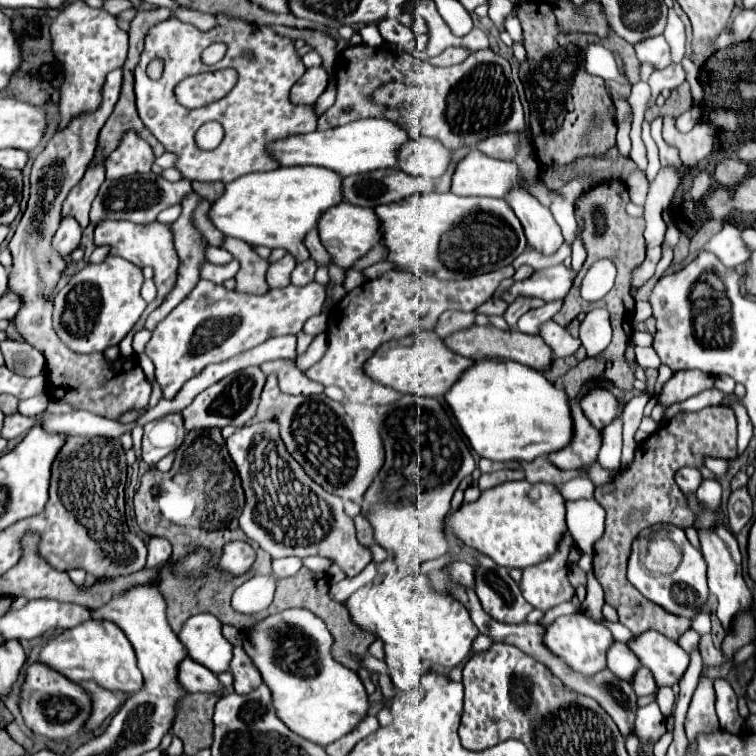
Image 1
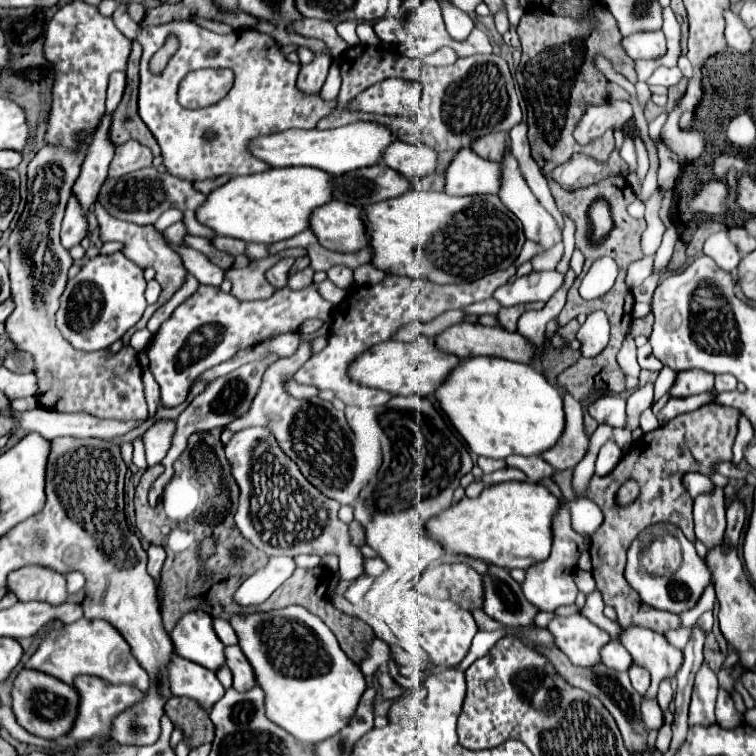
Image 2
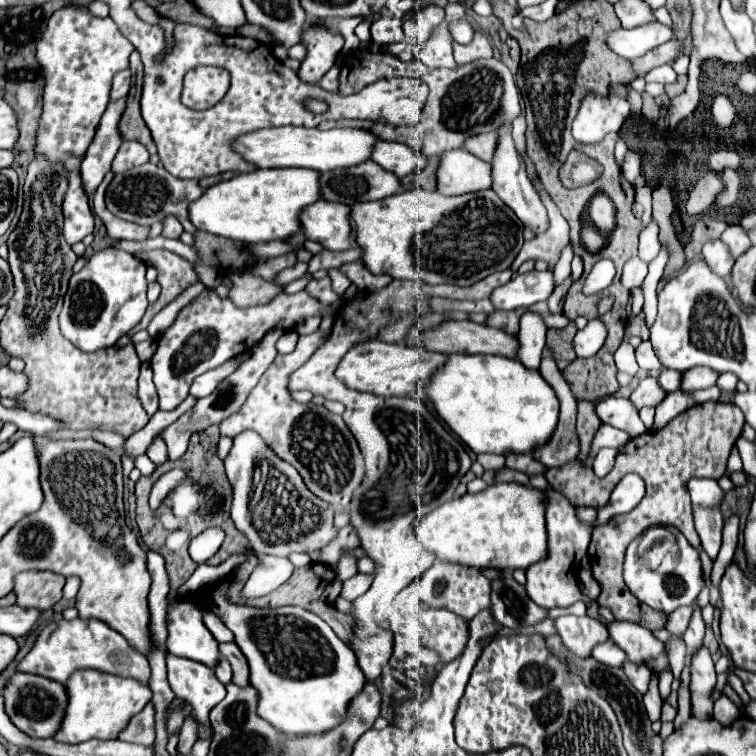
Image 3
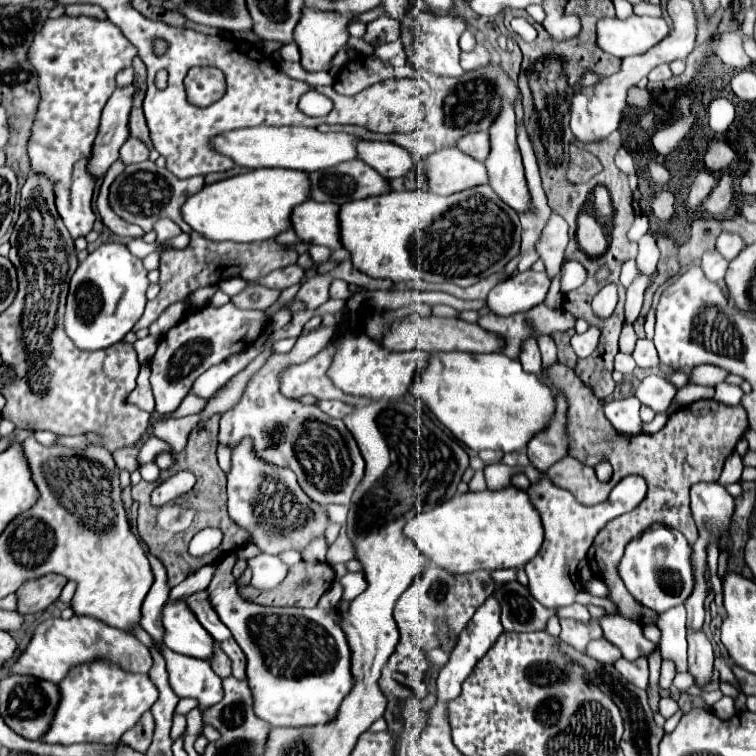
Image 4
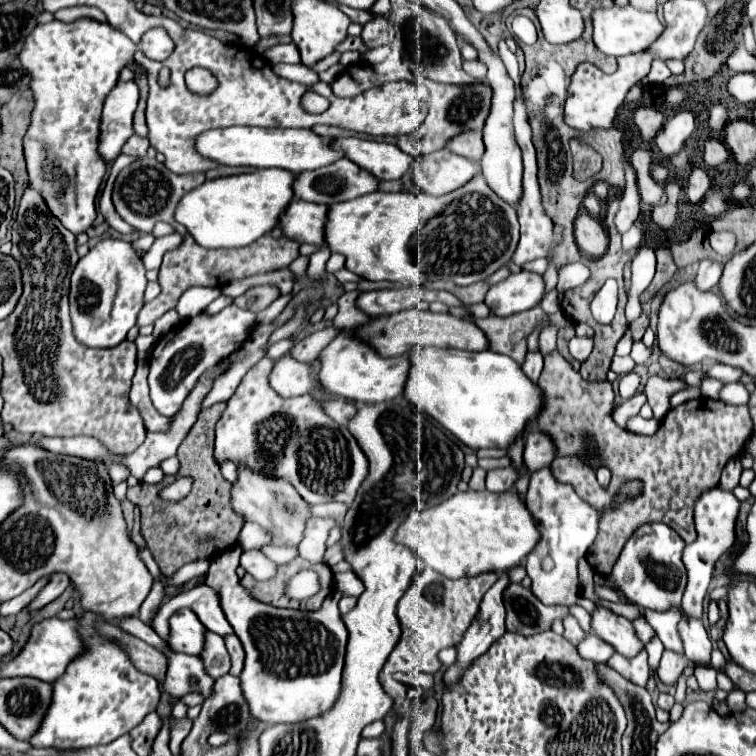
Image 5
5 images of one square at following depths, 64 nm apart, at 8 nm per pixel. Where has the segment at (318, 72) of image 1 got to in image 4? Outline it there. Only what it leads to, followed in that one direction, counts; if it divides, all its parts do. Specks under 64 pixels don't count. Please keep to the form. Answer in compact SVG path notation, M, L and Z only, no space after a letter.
M304 8L294 40L302 52L302 66L308 72L328 70L330 60L350 38L348 18L338 12L314 12Z

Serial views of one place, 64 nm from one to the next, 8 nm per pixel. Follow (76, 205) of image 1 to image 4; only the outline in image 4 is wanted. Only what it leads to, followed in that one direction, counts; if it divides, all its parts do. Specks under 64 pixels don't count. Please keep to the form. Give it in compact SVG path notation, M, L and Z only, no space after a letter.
M134 86L118 88L110 96L102 112L100 130L94 140L92 156L86 166L90 176L94 176L94 180L100 180L108 172L112 162L116 162L118 158L120 146L130 136L128 134L128 112L132 108L132 98L134 98Z

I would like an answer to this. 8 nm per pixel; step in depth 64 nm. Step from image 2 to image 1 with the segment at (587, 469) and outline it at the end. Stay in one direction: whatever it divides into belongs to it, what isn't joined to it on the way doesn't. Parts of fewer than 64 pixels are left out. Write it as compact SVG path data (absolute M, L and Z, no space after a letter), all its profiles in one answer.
M580 476L580 478L574 478L570 482L566 482L562 488L560 488L562 496L566 500L580 500L580 498L592 498L594 496L594 484L586 478L586 476Z

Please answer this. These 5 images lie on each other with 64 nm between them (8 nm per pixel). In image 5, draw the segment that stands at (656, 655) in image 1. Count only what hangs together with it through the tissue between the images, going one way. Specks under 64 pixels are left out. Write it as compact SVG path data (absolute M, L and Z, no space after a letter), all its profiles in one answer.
M596 608L596 612L592 614L592 630L626 658L634 658L646 646L636 636L634 624L628 618L616 616L606 608Z

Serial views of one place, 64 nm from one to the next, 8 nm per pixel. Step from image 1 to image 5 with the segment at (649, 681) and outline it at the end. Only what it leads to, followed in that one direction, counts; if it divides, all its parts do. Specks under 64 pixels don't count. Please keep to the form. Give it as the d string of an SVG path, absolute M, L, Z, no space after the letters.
M642 650L636 658L624 658L622 654L614 654L608 662L610 668L614 668L616 672L620 672L626 680L638 684L638 686L646 686L648 678L650 678L650 670L648 670L648 654Z

